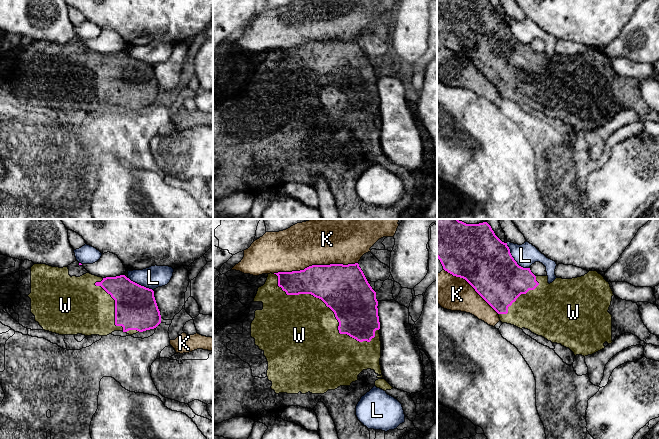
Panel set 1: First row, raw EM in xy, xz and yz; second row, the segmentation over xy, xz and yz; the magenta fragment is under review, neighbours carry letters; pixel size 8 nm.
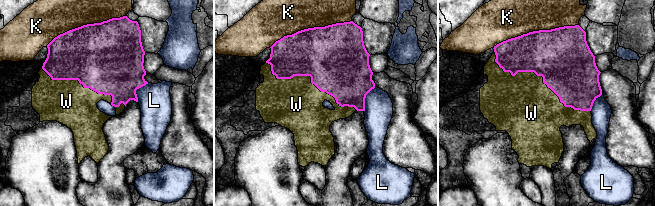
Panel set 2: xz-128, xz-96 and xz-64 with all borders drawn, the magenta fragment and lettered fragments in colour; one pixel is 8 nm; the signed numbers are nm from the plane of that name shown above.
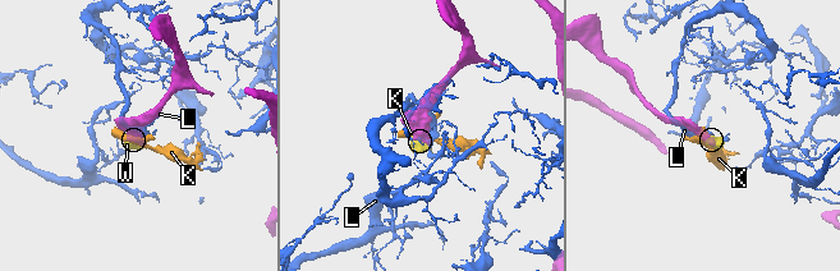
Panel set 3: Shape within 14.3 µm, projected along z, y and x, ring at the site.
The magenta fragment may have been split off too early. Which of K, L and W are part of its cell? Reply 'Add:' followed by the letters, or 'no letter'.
Add: W

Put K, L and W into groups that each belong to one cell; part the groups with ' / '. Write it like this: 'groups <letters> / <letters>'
groups K / L / W

